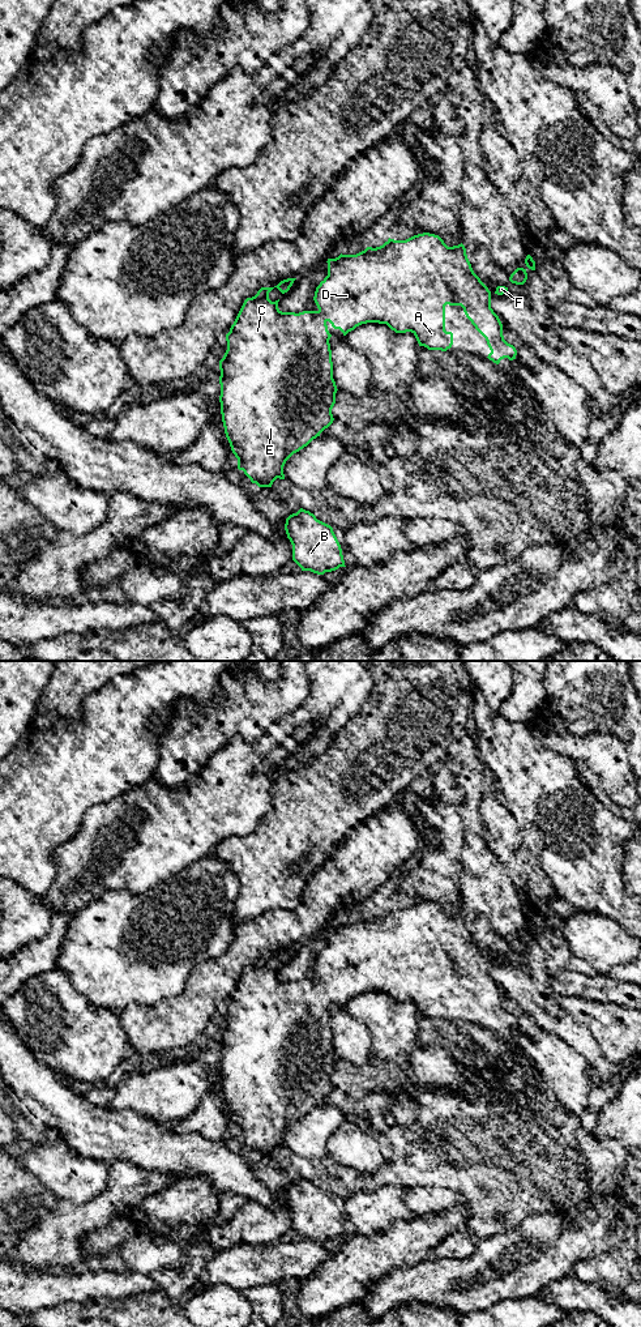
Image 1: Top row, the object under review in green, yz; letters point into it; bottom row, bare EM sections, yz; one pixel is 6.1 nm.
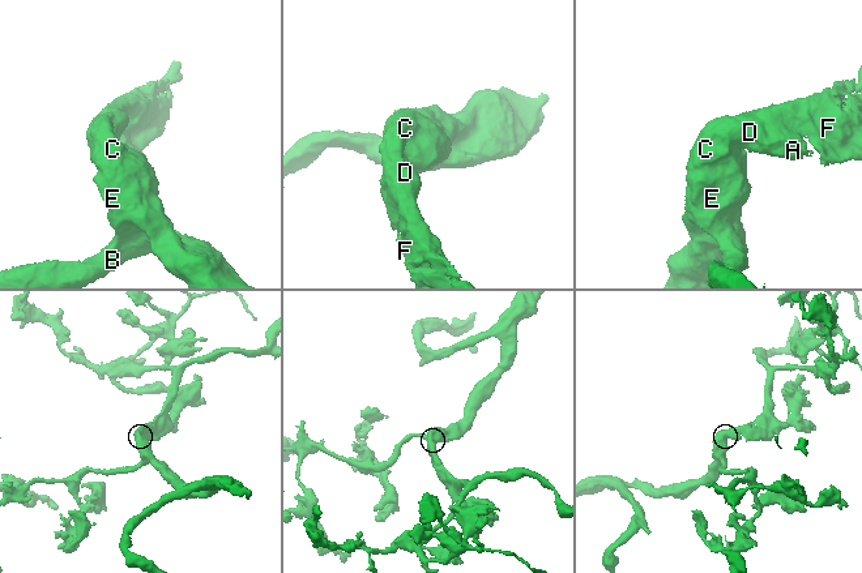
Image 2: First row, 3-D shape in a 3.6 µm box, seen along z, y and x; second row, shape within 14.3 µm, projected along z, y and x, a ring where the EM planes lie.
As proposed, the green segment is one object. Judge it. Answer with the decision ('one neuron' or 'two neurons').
one neuron

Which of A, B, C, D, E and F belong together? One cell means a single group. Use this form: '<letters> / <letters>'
A B C D E F

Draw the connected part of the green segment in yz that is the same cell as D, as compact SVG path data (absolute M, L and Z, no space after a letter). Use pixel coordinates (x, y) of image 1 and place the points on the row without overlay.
M423 901L406 909L389 906L380 916L367 916L356 923L341 922L326 931L328 944L316 956L313 965L317 980L282 981L278 977L279 968L269 968L274 956L261 956L255 965L244 969L226 1003L227 1019L219 1029L222 1091L231 1119L238 1127L238 1138L258 1156L272 1156L277 1147L285 1148L286 1130L320 1105L334 1089L332 1078L338 1058L333 1047L328 990L343 1004L362 993L386 993L396 1002L411 1000L419 1015L446 1020L453 1014L453 1002L445 999L445 974L461 974L466 986L486 1007L491 1019L487 1025L490 1029L499 1033L501 1028L513 1029L517 1024L516 1016L504 1008L503 993L491 977L491 960L474 942L462 912L448 916L439 904Z

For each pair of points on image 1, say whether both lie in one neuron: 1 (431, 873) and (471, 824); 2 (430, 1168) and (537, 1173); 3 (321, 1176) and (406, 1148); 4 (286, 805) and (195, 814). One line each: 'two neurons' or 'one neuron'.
1: two neurons
2: one neuron
3: one neuron
4: two neurons

